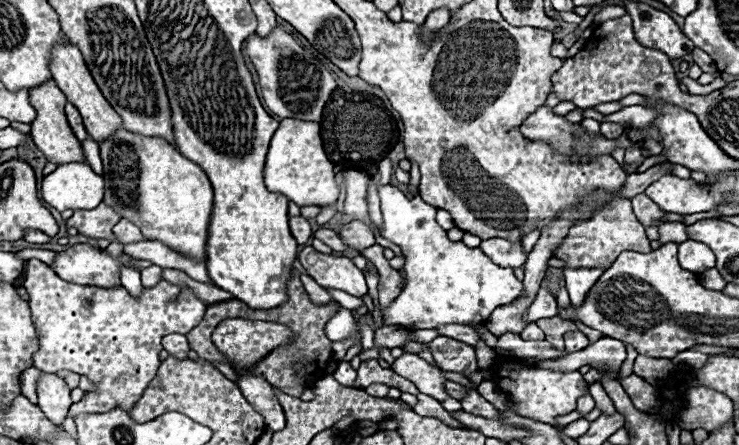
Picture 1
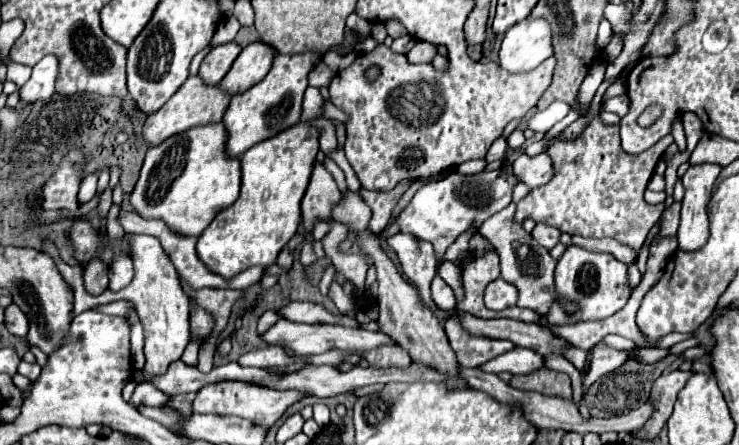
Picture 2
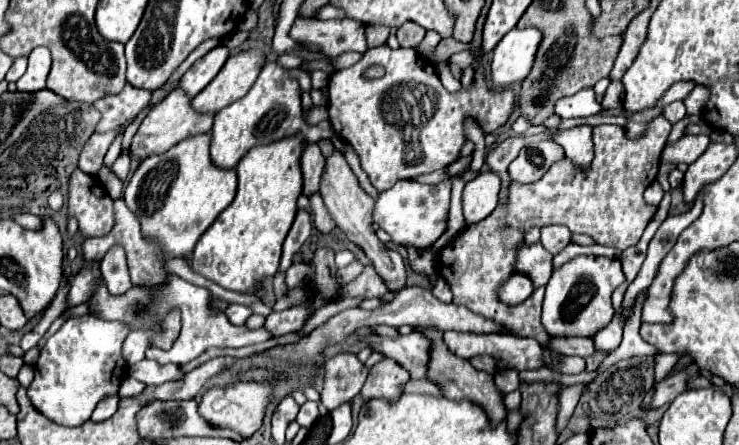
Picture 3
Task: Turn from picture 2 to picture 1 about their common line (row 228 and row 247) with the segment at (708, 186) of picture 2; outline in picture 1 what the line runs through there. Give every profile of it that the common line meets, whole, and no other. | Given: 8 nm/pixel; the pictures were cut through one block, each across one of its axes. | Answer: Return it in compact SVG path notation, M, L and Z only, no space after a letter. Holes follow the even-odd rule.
M686 240L678 246L678 260L680 264L694 272L694 274L702 274L704 270L708 268L714 268L714 252L702 244L702 242L696 242L696 240Z

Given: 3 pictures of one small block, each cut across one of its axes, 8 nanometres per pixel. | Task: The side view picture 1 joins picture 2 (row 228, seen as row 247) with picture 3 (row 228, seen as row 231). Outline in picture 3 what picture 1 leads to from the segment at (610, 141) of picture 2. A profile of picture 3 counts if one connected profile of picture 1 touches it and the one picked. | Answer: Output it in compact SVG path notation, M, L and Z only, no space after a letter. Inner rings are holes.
M664 114L652 118L650 124L648 124L648 130L642 136L638 136L638 138L628 138L628 134L624 132L622 126L602 124L602 126L594 128L594 160L592 160L592 168L588 172L576 170L570 160L560 160L560 162L552 164L552 168L538 182L532 182L532 184L510 182L508 196L506 196L504 204L498 204L496 210L488 218L462 228L454 236L454 240L436 254L436 272L448 282L448 286L450 286L450 290L454 294L454 304L466 306L474 314L480 314L484 318L494 320L500 328L508 330L510 334L530 336L530 338L538 340L542 344L542 348L546 352L550 352L552 358L560 358L562 356L560 352L550 350L552 336L540 324L544 286L536 288L532 292L532 296L528 300L524 300L522 304L506 304L506 302L502 302L498 298L498 288L514 274L516 258L518 258L518 248L524 242L526 232L530 228L534 228L534 226L564 224L564 226L568 226L576 234L588 234L588 236L592 236L602 246L612 246L612 248L618 248L618 250L626 250L628 246L634 246L640 240L644 228L648 226L650 218L656 212L656 206L650 206L650 204L644 202L642 192L658 176L660 152L662 152L666 140L670 136L670 130L672 130L672 124L664 118Z

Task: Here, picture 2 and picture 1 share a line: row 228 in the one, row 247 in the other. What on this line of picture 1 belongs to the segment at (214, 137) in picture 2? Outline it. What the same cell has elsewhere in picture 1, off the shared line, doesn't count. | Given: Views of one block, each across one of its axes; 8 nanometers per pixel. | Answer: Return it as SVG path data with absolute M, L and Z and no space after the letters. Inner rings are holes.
M118 130L108 140L102 140L100 156L104 162L104 180L106 180L104 202L116 208L116 212L120 212L122 218L132 220L148 240L160 240L166 246L178 250L180 254L204 262L206 260L204 248L208 236L206 232L208 232L208 220L212 212L212 184L204 174L204 170L192 160L184 158L176 150L176 146L172 146L164 138L140 136L128 130Z

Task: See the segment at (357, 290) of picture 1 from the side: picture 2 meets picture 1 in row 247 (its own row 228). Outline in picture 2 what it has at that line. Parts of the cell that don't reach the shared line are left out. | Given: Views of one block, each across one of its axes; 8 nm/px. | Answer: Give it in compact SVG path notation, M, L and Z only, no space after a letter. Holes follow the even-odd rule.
M316 160L310 184L302 198L302 216L306 232L312 232L312 222L316 218L328 220L332 206L340 200L340 190L332 178L332 174L324 168L322 162Z

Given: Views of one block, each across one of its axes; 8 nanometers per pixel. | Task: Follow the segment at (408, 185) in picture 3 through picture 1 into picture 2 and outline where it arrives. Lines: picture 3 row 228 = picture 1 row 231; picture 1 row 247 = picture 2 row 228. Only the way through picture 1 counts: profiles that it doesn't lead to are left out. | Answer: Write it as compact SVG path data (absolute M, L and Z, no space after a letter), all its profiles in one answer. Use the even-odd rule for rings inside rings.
M504 170L480 172L474 176L460 176L458 172L452 172L444 180L418 188L412 202L394 218L394 222L400 226L400 232L408 232L418 240L426 240L434 246L439 268L444 260L446 248L456 240L458 234L462 234L472 224L480 226L488 216L510 204L512 186L516 182L518 178L506 174Z

